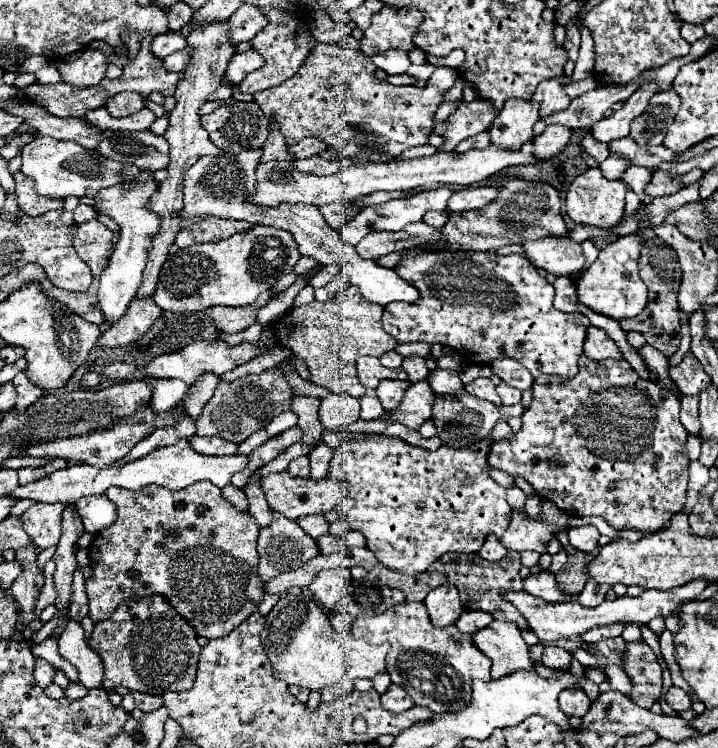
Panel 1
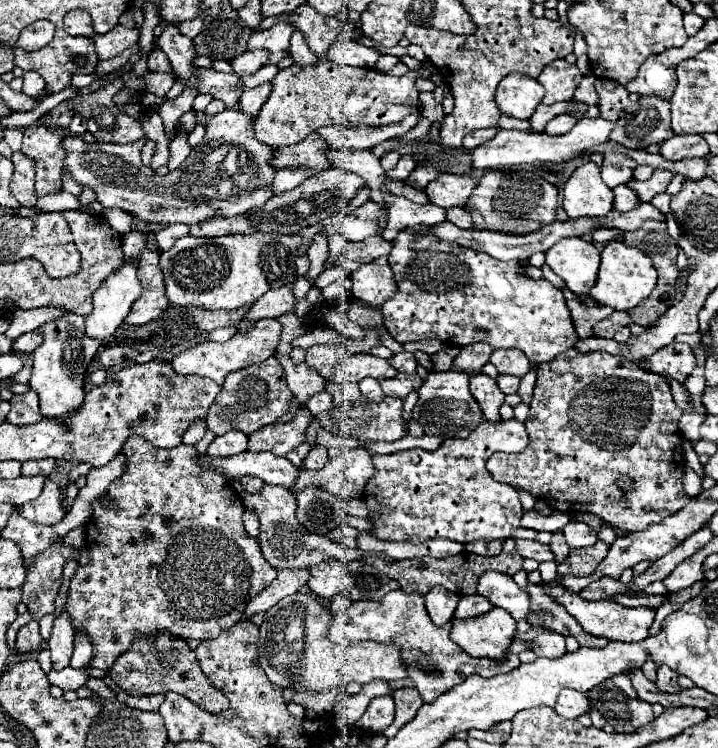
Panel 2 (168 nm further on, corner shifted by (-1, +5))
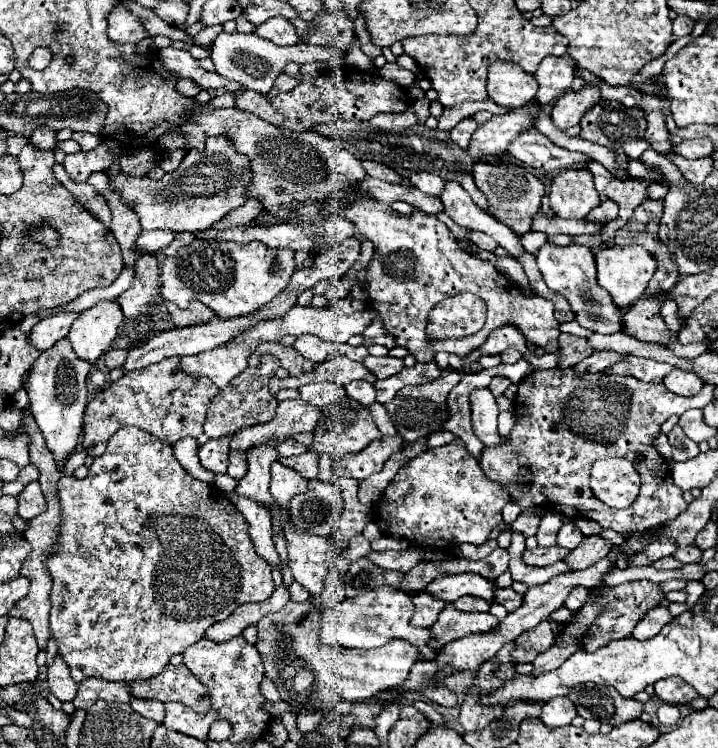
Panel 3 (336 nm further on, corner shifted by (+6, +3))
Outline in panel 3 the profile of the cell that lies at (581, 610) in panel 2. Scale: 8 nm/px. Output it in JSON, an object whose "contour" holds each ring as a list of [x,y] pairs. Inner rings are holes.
{"contour":[[[656,606],[656,610],[648,610],[648,614],[644,614],[644,618],[640,618],[640,624],[636,624],[636,630],[632,630],[630,638],[640,638],[640,640],[652,638],[670,620],[672,620],[670,612],[664,606]]]}

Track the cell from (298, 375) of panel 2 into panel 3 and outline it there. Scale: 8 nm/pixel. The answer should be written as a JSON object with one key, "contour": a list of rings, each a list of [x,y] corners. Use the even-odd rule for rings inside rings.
{"contour":[[[262,342],[248,359],[249,367],[256,367],[263,355],[272,354],[282,362],[282,368],[288,370],[290,376],[302,376],[314,370],[314,362],[302,358],[294,348],[286,348],[278,342]]]}

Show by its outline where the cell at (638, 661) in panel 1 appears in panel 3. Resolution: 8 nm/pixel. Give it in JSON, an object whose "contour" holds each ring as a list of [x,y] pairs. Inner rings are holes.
{"contour":[[[676,676],[658,680],[654,688],[656,688],[656,696],[668,704],[688,704],[690,700],[696,698],[696,690],[692,690],[692,686],[688,686],[682,678]]]}

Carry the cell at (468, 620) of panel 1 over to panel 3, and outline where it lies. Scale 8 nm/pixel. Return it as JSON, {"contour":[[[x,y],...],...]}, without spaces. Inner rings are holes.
{"contour":[[[464,596],[456,600],[454,606],[456,610],[462,610],[462,612],[488,612],[490,610],[490,602],[484,602],[482,598],[472,598],[472,596]]]}

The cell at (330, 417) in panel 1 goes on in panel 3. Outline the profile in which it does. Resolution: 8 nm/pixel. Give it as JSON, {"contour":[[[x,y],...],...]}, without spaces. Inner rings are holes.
{"contour":[[[322,382],[322,384],[306,384],[300,390],[300,396],[304,402],[312,404],[312,406],[328,406],[328,404],[336,404],[342,400],[344,396],[344,388],[336,386],[332,382]]]}

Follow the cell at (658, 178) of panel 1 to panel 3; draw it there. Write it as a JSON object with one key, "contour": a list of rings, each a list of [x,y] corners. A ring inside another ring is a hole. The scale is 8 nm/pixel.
{"contour":[[[604,200],[596,210],[590,210],[588,220],[596,220],[596,222],[608,222],[614,220],[618,214],[618,206],[612,200]]]}

